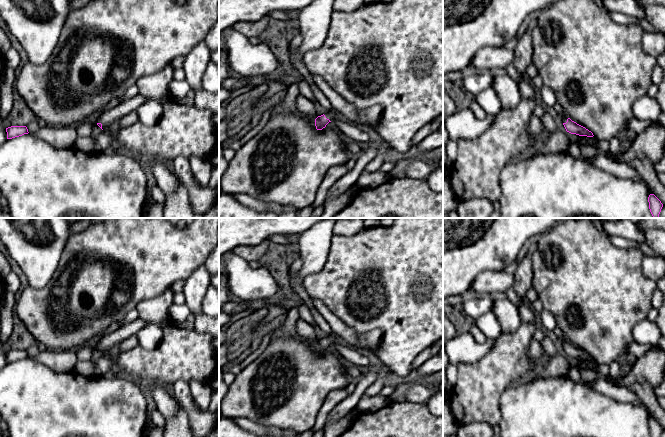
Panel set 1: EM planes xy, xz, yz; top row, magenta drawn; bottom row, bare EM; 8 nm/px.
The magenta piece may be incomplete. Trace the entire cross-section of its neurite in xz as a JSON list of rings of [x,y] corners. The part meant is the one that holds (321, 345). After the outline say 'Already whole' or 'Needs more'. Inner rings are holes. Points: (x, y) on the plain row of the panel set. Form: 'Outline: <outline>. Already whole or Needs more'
Outline: [[[330,334],[327,335],[325,338],[318,340],[315,343],[315,350],[317,354],[322,354],[323,352],[326,351],[326,349],[331,346],[332,344],[335,343],[337,335],[335,334]]]. Needs more

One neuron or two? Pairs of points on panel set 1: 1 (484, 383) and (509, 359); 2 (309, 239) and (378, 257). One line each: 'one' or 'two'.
1: one
2: two

